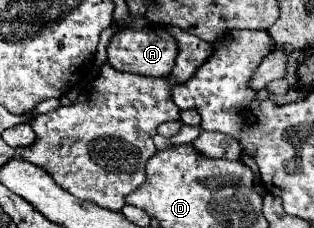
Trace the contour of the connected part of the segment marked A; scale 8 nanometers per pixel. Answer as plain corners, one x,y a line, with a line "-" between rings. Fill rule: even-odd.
158,24
156,30
150,26
146,30
122,30
112,36
108,44
108,62
112,68
142,76
168,76
174,68
178,46
174,38

